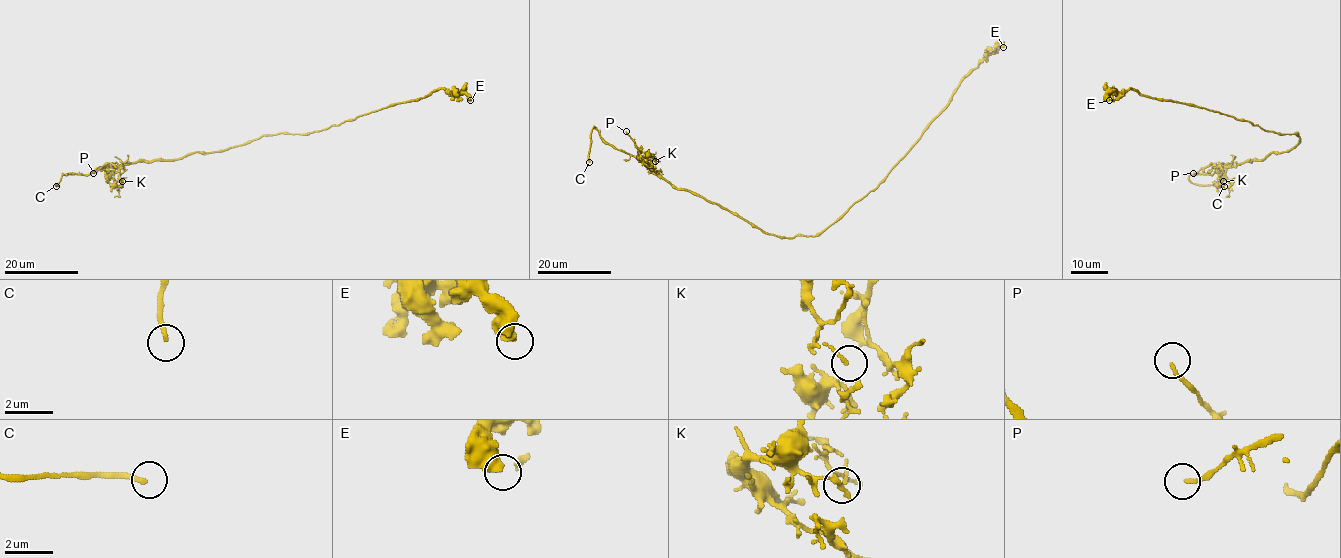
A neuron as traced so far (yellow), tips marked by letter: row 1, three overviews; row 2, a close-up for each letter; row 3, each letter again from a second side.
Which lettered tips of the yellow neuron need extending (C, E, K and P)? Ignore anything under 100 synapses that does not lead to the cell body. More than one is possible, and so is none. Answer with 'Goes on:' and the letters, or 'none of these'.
Goes on: C

